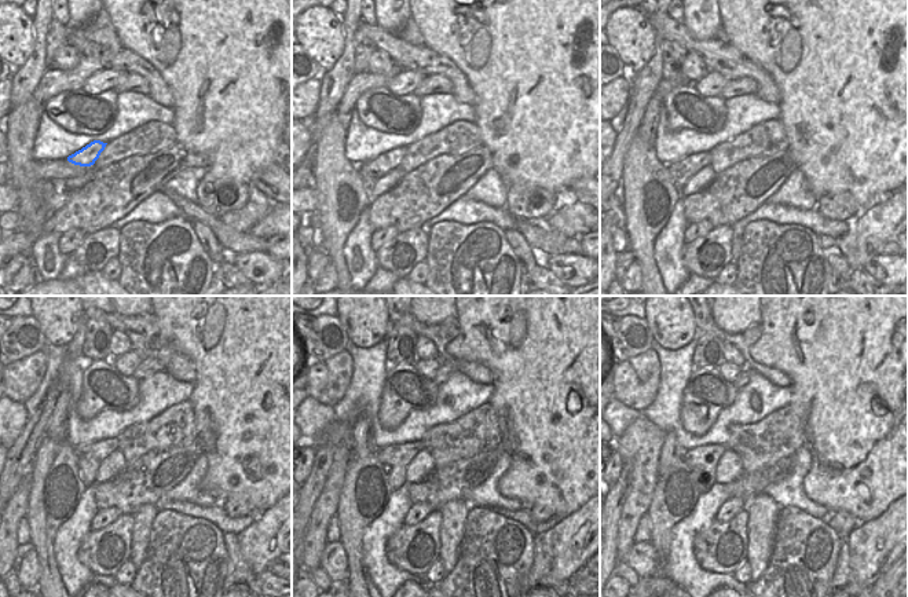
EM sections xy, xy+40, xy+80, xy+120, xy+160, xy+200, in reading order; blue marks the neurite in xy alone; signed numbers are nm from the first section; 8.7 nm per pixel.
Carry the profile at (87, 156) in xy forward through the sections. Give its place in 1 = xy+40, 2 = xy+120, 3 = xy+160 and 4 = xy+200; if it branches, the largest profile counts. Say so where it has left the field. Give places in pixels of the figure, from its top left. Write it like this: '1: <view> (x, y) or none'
1: xy+40 (373, 171)
2: xy+120 (88, 458)
3: xy+160 (395, 458)
4: xy+200 (702, 461)

